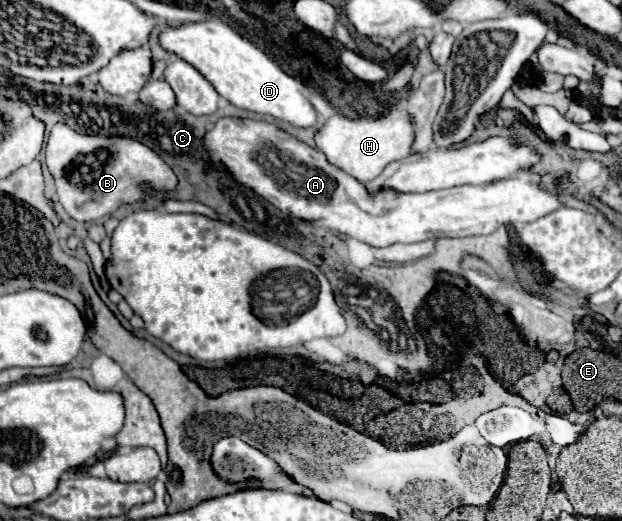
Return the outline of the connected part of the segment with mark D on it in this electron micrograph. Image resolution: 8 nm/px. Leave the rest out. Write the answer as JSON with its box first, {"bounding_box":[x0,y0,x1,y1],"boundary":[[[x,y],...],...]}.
{"bounding_box":[160,18,316,128],"boundary":[[[212,18],[198,24],[166,28],[160,34],[160,44],[200,70],[214,84],[218,94],[236,108],[268,114],[296,128],[312,128],[316,124],[316,110],[306,94],[306,84],[296,76],[288,76],[264,50],[240,36],[226,22]]]}

